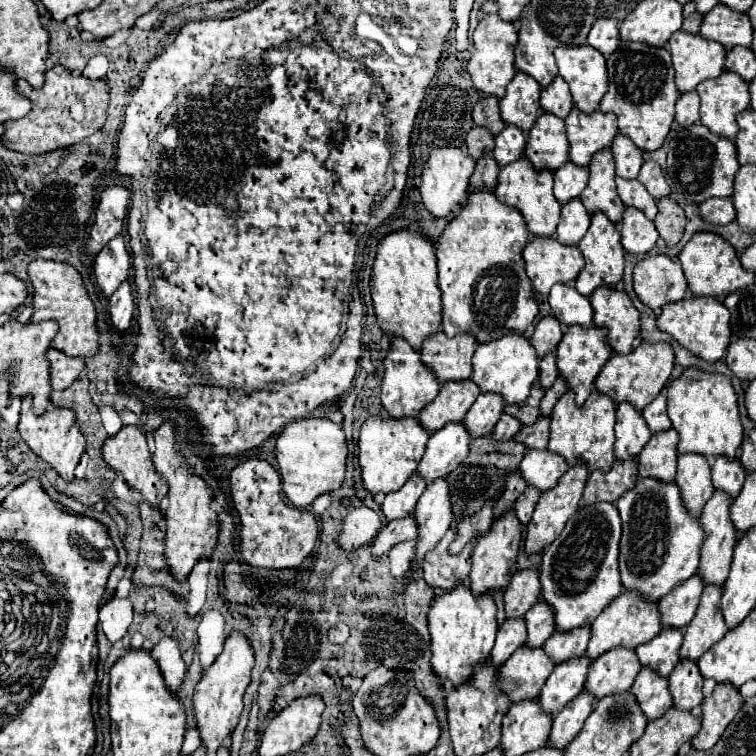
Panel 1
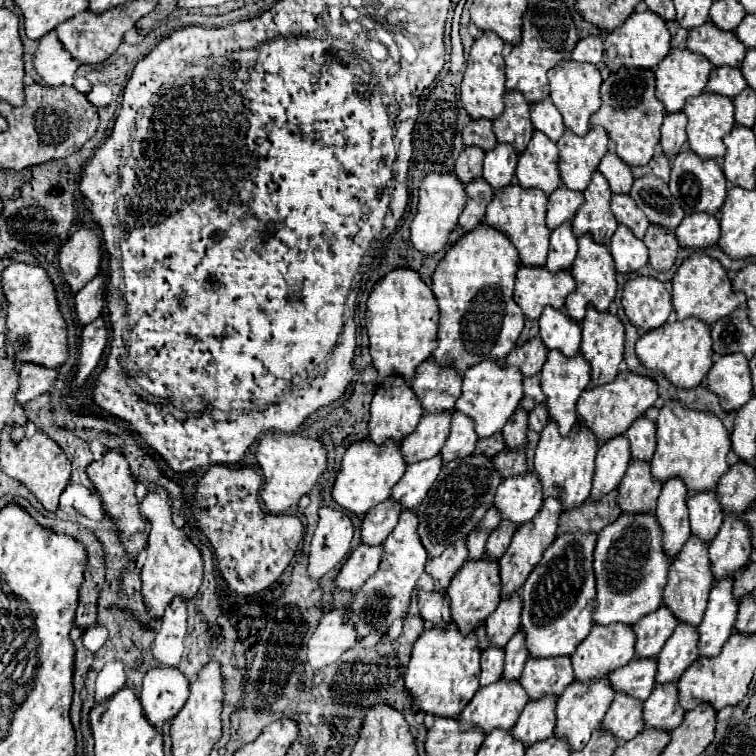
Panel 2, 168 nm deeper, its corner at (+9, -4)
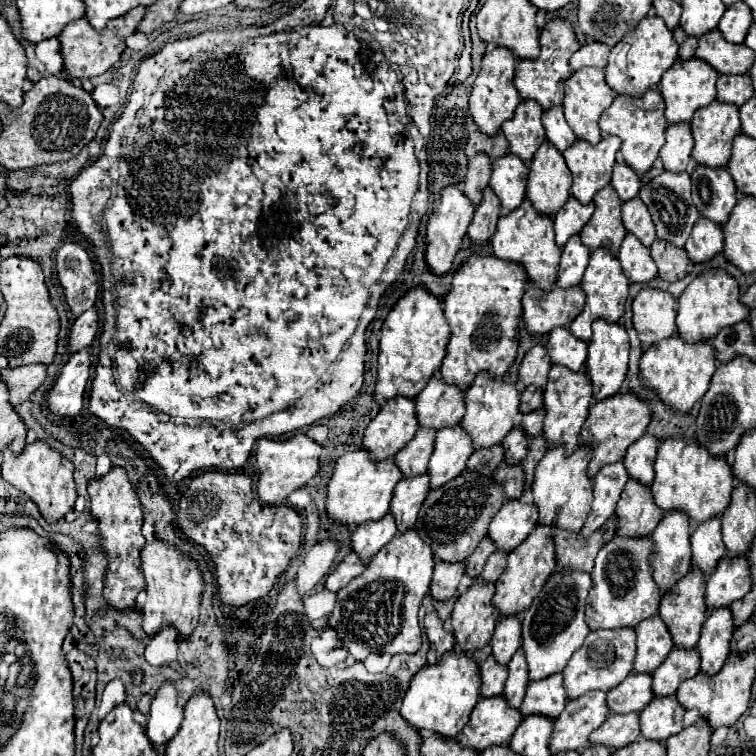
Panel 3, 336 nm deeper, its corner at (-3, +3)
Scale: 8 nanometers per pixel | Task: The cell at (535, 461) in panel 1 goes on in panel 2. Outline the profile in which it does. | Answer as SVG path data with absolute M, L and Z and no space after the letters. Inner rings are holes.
M532 472L516 476L516 480L504 480L494 494L494 508L502 520L512 522L516 528L532 522L536 512L542 508L540 480Z

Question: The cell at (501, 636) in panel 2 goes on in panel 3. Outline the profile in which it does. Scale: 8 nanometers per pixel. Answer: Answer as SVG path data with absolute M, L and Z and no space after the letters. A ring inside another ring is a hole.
M502 617L496 623L496 631L492 637L492 655L498 663L506 665L516 649L520 647L520 617Z

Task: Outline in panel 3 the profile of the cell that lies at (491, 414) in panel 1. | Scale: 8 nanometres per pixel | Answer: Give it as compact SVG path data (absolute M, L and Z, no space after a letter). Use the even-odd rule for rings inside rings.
M454 425L452 429L440 429L440 433L436 433L434 453L428 463L430 487L436 489L460 475L472 453L472 439L468 433L464 433L464 429L460 429L460 425Z

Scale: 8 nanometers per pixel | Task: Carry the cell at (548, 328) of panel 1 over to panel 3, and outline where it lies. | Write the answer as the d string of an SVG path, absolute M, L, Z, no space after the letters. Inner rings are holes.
M534 345L524 355L524 359L520 363L520 369L518 369L518 377L526 387L536 385L538 389L544 389L550 365L552 365L552 359L548 357L546 347L544 345Z

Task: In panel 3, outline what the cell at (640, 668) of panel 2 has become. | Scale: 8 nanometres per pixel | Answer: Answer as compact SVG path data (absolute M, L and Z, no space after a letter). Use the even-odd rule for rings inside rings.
M630 673L616 689L608 691L608 707L612 713L640 711L652 699L652 673Z

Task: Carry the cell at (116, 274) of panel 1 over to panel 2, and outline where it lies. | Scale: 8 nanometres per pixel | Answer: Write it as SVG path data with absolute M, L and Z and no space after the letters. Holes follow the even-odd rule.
M94 276L74 298L76 302L76 320L80 326L90 324L102 314L104 308L104 276Z

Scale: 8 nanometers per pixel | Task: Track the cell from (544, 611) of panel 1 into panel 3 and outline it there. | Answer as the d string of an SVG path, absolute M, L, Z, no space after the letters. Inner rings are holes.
M518 649L518 653L508 663L508 679L504 687L504 697L508 699L510 707L520 707L526 687L528 687L528 665L524 665L524 649Z

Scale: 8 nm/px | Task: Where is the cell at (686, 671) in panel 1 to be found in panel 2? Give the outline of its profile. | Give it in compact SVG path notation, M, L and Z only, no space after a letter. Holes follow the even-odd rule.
M676 684L656 686L650 698L644 700L644 728L656 728L656 730L664 730L670 734L682 722L682 718L684 718L684 710L680 708L676 700Z

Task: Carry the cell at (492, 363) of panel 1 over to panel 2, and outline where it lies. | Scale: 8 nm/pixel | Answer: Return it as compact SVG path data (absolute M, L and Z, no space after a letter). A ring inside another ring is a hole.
M480 362L464 374L462 396L456 400L456 410L474 420L478 438L490 438L500 432L514 414L522 398L522 376L518 368L506 368L500 362Z

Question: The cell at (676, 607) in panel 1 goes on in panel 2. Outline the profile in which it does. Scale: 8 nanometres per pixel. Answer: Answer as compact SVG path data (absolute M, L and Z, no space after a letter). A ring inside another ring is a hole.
M664 606L658 608L652 616L644 616L640 624L634 624L636 658L656 658L666 640L672 636L676 624L676 618Z

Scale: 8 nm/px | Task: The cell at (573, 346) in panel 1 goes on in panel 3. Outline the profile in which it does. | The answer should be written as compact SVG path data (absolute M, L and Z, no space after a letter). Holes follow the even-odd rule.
M552 365L548 383L544 389L544 409L546 409L546 419L544 419L544 431L542 435L550 445L566 445L566 453L570 455L572 451L578 449L580 443L580 429L588 417L588 407L592 403L592 381L586 371L572 371L562 365Z

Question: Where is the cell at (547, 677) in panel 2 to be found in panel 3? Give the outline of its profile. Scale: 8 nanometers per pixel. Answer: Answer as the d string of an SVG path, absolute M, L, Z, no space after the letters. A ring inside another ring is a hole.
M558 673L556 677L544 677L544 681L530 681L526 697L520 705L522 715L548 715L558 717L566 705L568 697L564 693L564 677Z

